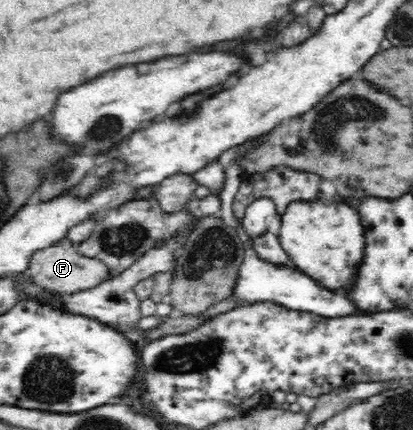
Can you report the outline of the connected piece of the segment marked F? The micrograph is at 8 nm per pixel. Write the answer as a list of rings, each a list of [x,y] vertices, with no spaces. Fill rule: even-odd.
[[[67,236],[57,243],[45,249],[38,249],[29,258],[25,272],[32,276],[37,284],[56,290],[56,292],[77,292],[81,288],[93,288],[101,280],[107,280],[112,276],[103,262],[82,256],[81,251],[77,249],[77,244],[71,244]]]

